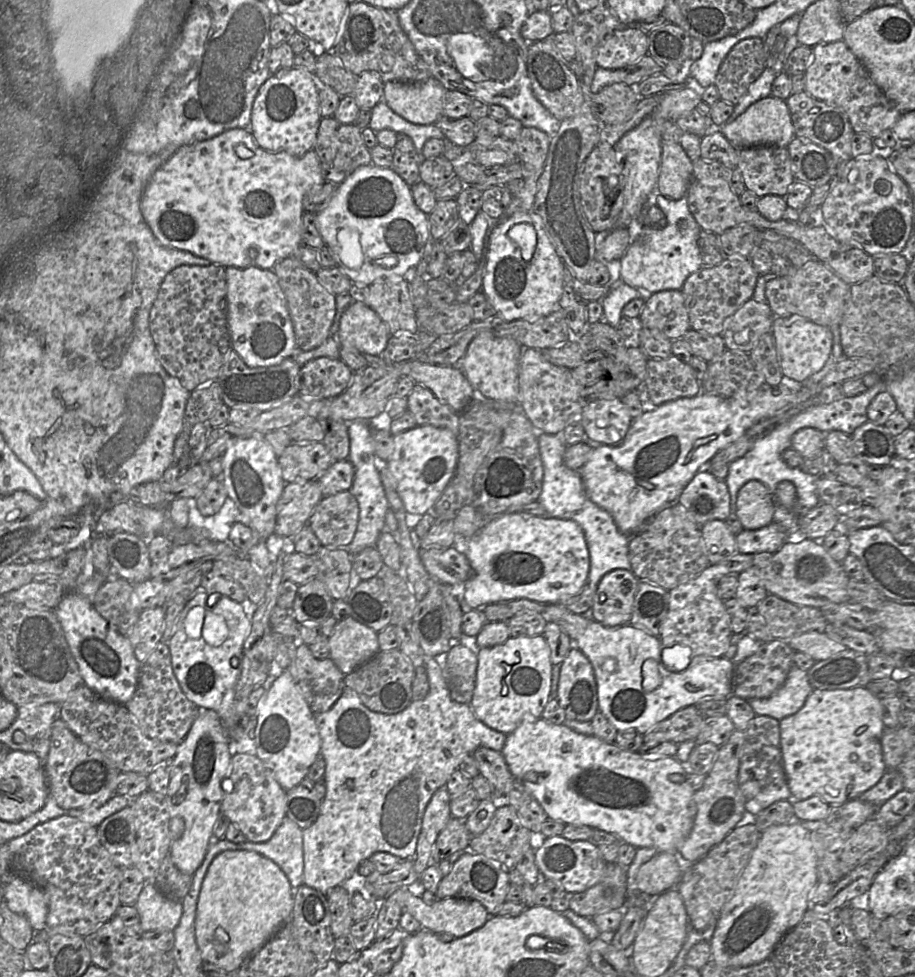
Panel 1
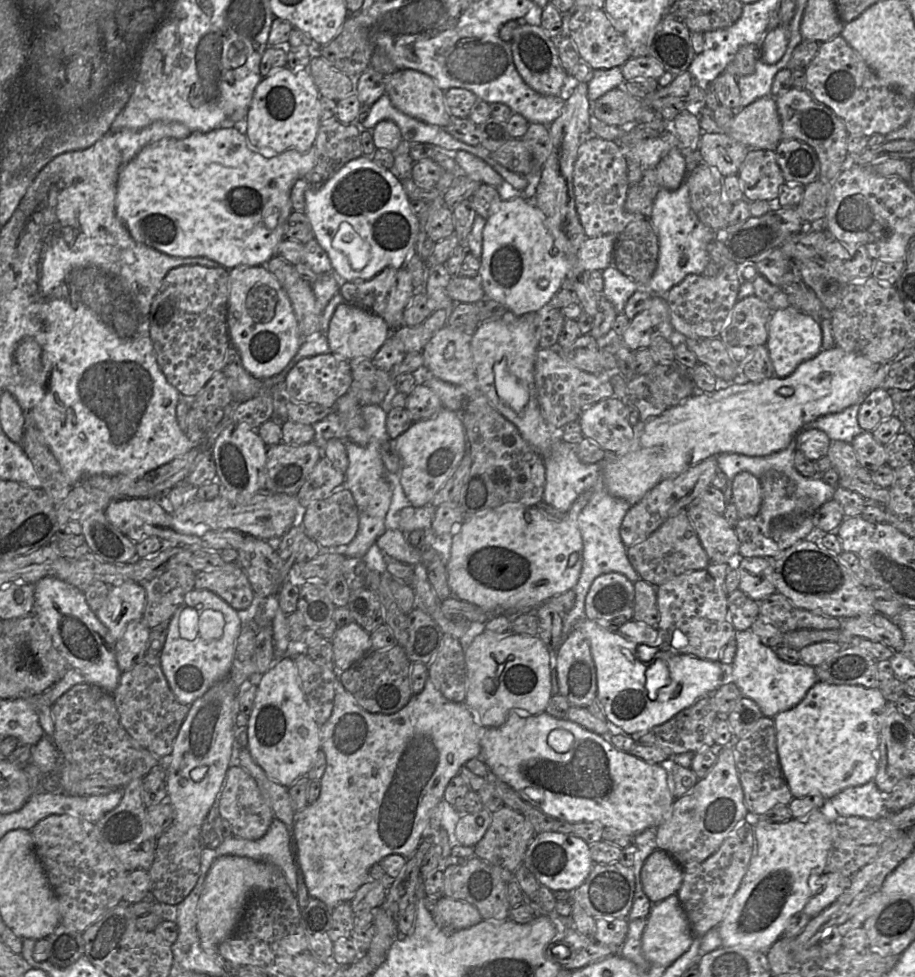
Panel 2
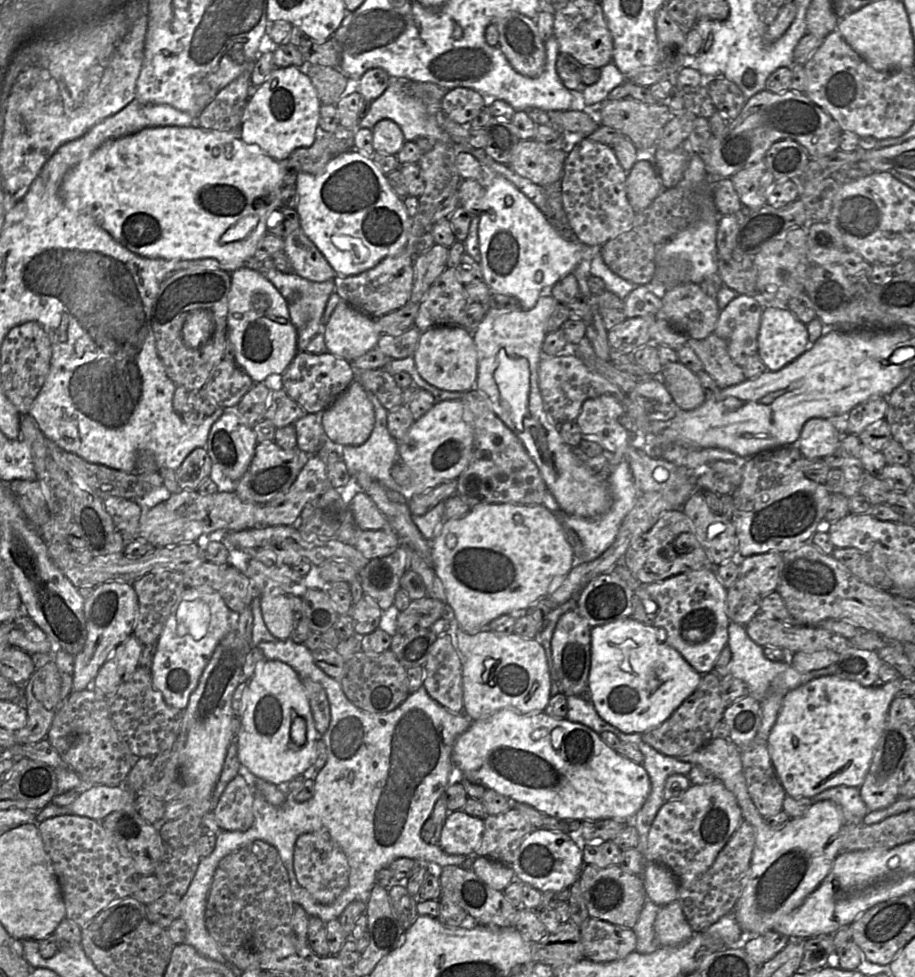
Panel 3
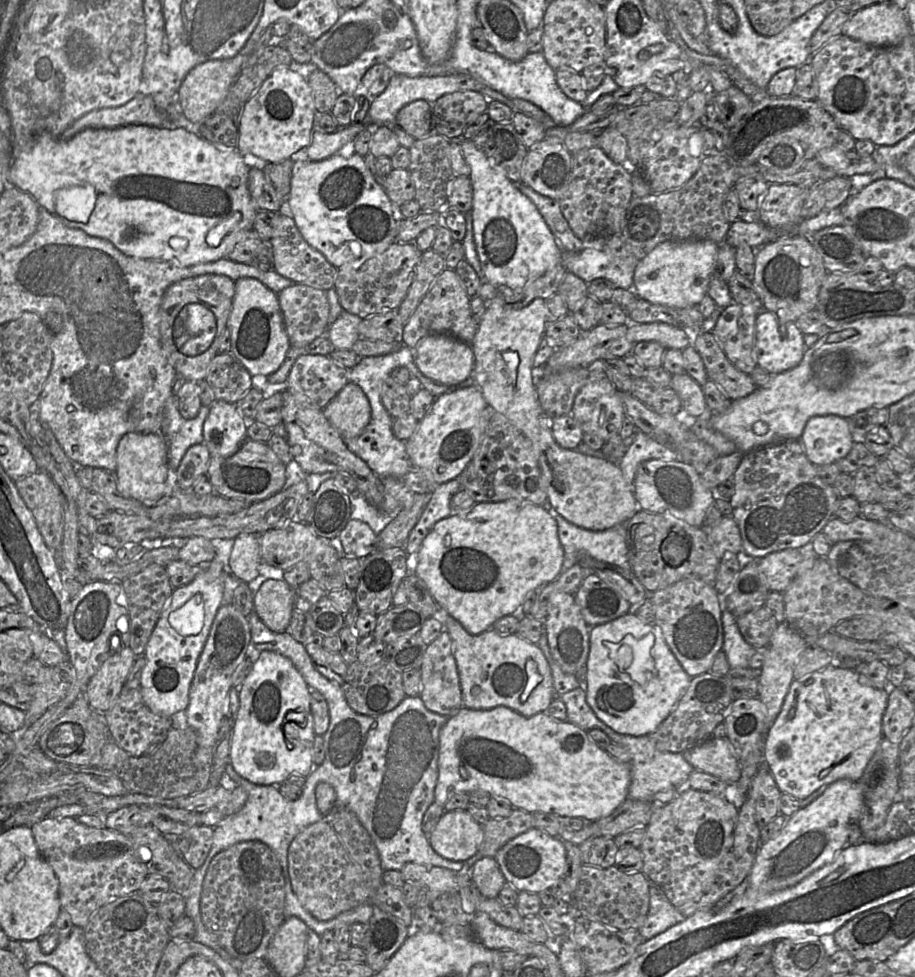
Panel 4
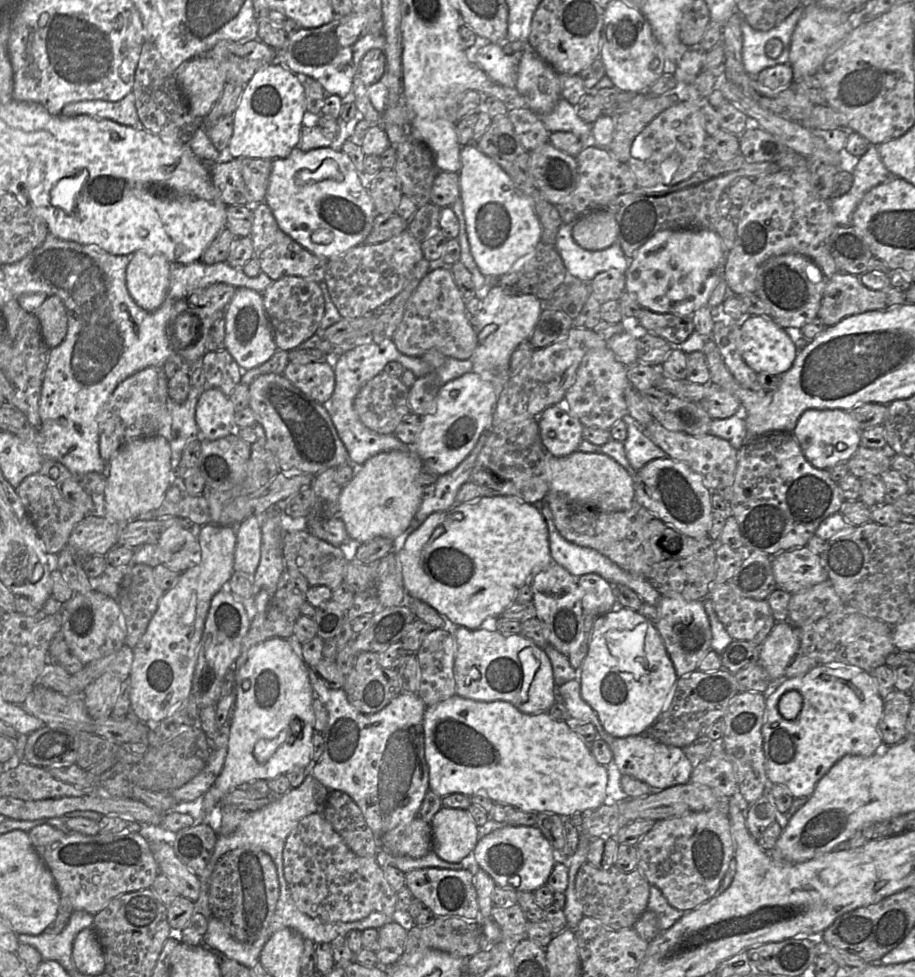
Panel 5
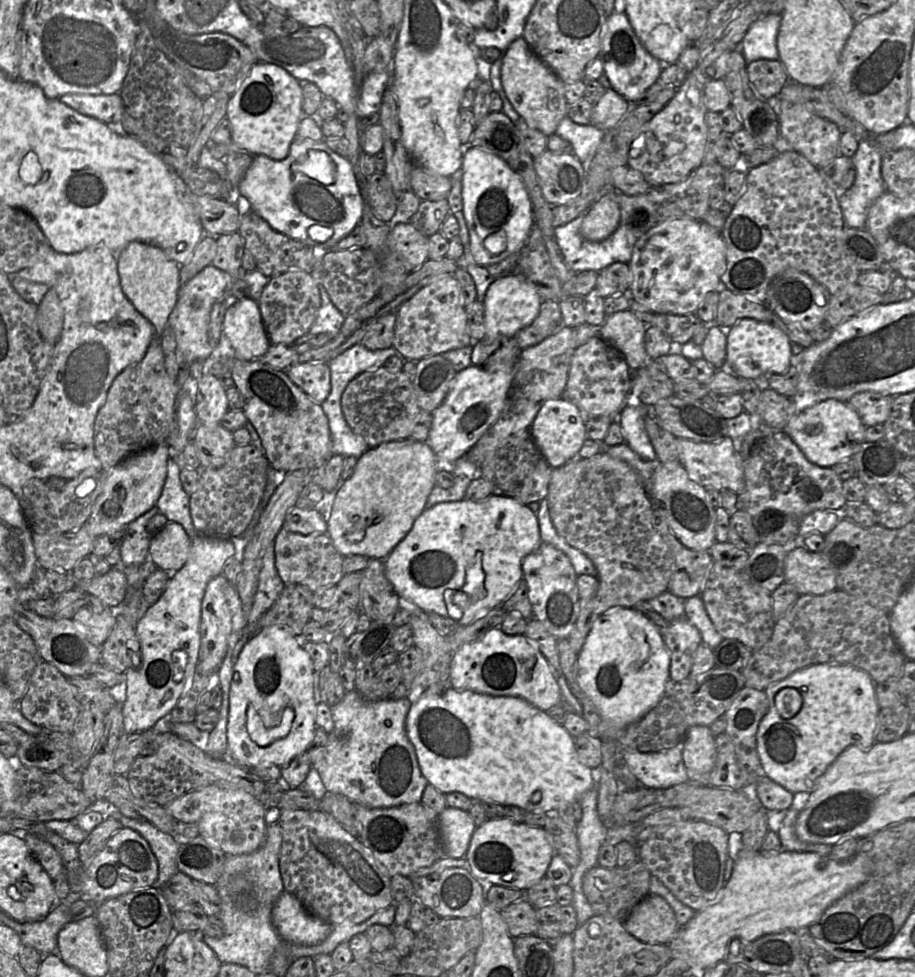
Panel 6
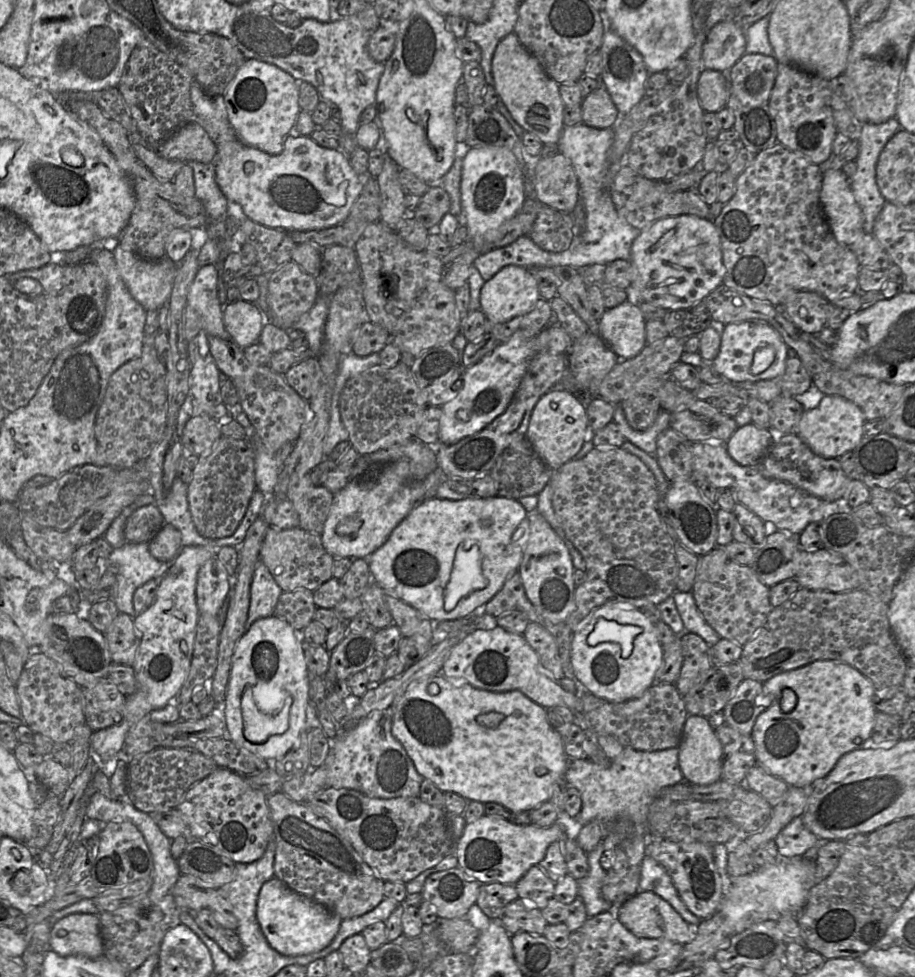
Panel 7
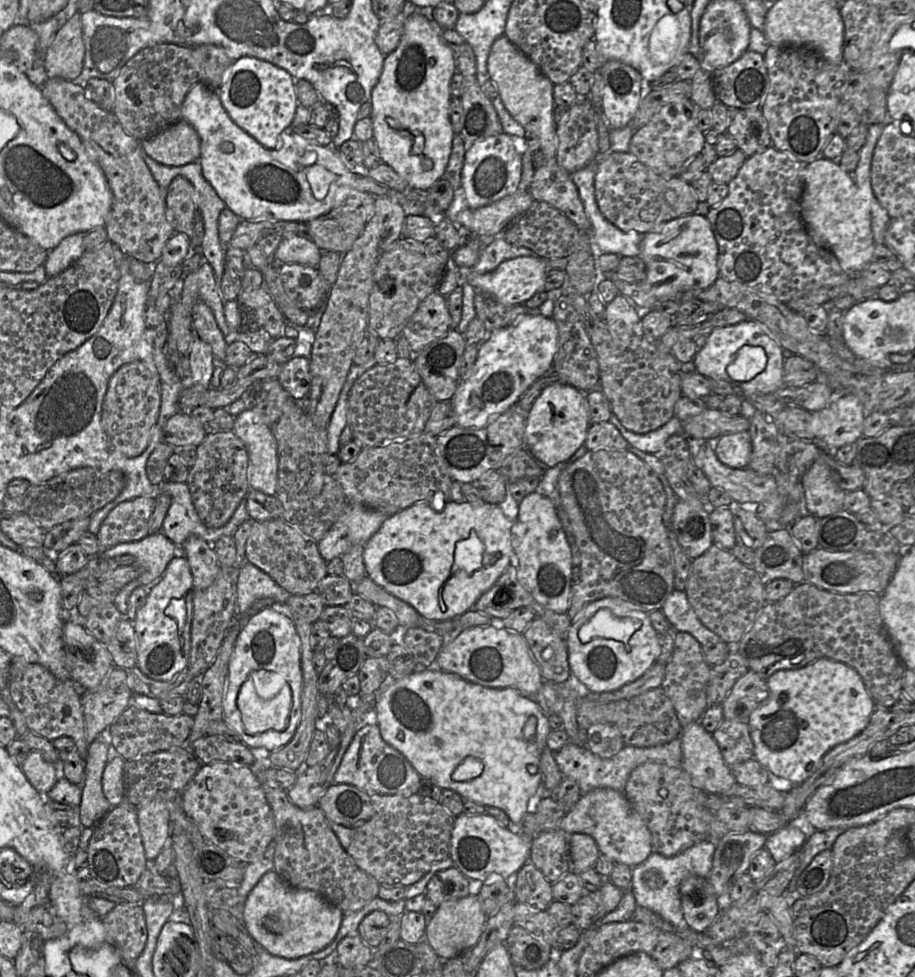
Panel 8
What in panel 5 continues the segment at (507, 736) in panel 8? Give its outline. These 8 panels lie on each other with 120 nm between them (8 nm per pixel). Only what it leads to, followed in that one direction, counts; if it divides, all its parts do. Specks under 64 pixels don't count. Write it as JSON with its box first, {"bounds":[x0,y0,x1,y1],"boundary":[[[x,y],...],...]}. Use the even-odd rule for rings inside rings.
{"bounds":[423,695,607,816],"boundary":[[[455,695],[426,707],[423,731],[425,759],[429,767],[429,790],[441,798],[453,793],[482,796],[525,812],[566,816],[592,812],[607,800],[607,766],[596,761],[589,744],[581,739],[567,721],[555,720],[547,712],[527,714],[507,701],[483,702]]]}

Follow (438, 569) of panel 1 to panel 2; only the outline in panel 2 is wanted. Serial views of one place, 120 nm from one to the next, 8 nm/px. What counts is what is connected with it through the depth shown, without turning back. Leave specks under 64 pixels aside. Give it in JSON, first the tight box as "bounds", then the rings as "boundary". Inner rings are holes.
{"bounds":[375,529,422,565],"boundary":[[[387,529],[375,543],[384,554],[409,565],[421,563],[422,550],[412,546],[400,529]]]}

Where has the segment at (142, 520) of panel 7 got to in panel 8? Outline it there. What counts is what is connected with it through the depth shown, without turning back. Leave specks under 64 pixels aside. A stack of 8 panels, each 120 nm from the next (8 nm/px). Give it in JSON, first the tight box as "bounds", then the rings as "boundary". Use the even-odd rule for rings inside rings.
{"bounds":[96,497,154,552],"boundary":[[[136,497],[114,507],[96,534],[101,552],[116,544],[138,541],[150,535],[149,519],[154,508],[152,497]]]}

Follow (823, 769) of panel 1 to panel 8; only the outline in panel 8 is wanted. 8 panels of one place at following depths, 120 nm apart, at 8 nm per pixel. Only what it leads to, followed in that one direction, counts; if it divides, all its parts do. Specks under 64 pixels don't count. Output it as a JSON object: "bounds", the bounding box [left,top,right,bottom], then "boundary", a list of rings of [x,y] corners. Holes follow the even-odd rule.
{"bounds":[748,658,876,785],"boundary":[[[819,658],[800,669],[778,670],[767,679],[769,696],[748,718],[748,727],[754,745],[754,758],[776,777],[798,785],[819,767],[823,756],[838,744],[859,734],[869,723],[876,702],[868,692],[861,676],[849,665]]]}

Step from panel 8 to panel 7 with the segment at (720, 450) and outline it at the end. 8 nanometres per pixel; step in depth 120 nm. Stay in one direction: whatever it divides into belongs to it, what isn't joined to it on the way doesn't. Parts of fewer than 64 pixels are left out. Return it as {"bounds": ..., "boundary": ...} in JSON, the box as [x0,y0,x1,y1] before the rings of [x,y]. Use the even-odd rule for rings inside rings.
{"bounds":[725,423,776,466],"boundary":[[[752,423],[737,428],[725,442],[731,458],[742,466],[757,466],[769,450],[776,434]]]}

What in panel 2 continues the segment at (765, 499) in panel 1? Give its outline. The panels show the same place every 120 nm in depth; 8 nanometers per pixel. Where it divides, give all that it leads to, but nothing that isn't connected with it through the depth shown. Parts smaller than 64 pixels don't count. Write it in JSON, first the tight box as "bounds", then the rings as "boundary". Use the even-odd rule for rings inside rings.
{"bounds":[732,472,763,519],"boundary":[[[739,472],[732,482],[732,502],[740,519],[758,514],[763,500],[760,479],[750,472]]]}

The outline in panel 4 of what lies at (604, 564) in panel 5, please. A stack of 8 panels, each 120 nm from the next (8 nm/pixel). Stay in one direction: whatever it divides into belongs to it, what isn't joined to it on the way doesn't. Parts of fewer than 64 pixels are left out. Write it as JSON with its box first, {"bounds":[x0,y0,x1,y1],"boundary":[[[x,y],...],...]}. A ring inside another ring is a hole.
{"bounds":[544,502,630,571],"boundary":[[[546,502],[544,505],[558,526],[558,536],[564,549],[562,571],[578,562],[578,552],[587,551],[594,558],[630,569],[625,524],[617,524],[603,531],[593,531],[574,525]]]}

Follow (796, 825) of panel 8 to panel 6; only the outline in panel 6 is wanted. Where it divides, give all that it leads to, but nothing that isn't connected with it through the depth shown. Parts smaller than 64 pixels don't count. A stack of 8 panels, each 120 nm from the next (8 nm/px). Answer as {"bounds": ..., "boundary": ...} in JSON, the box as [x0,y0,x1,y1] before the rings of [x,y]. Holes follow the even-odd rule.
{"bounds":[777,808,832,856],"boundary":[[[789,808],[781,822],[777,834],[783,851],[812,852],[829,856],[832,846],[823,843],[808,843],[801,841],[796,835],[796,819],[799,811]]]}

